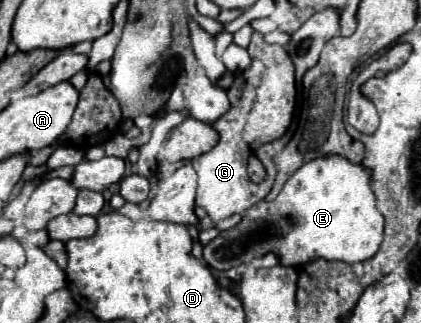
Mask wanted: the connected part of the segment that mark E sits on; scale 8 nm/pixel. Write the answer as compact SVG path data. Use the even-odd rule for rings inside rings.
M325 154L301 166L273 202L257 202L243 214L243 220L235 228L211 240L203 248L203 260L217 272L225 272L265 252L279 254L285 266L305 266L317 258L355 264L369 260L379 250L383 226L385 218L377 210L369 168L353 164L341 154ZM225 246L231 250L239 246L245 252L223 252Z

